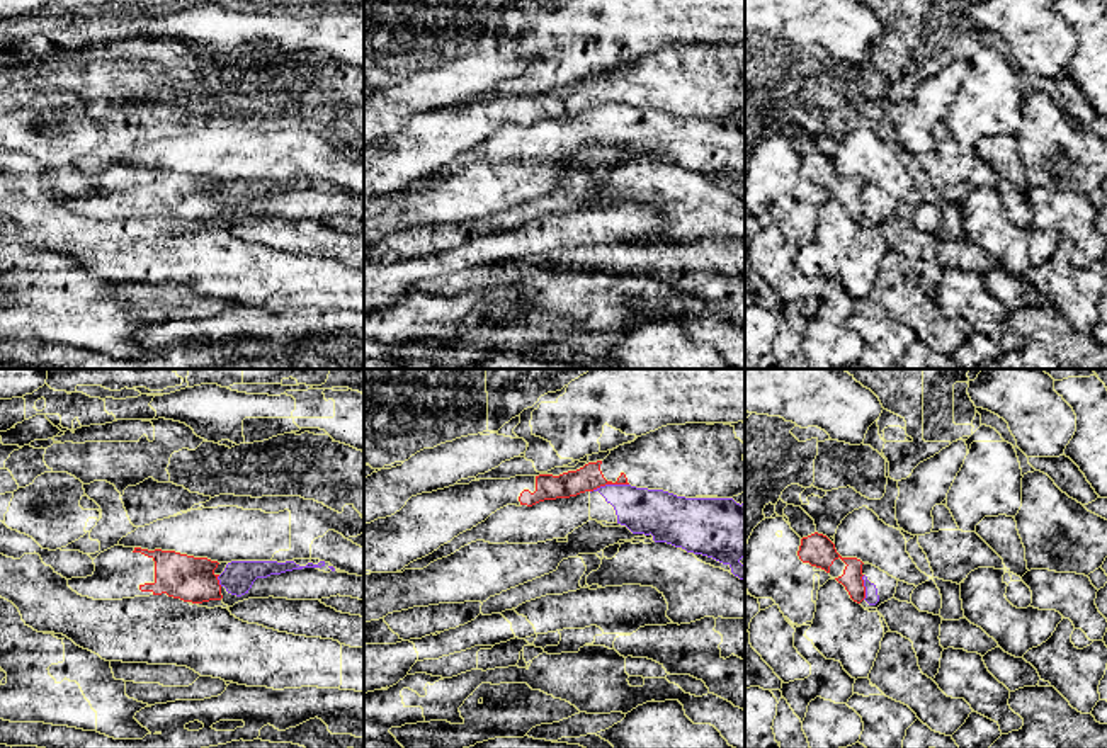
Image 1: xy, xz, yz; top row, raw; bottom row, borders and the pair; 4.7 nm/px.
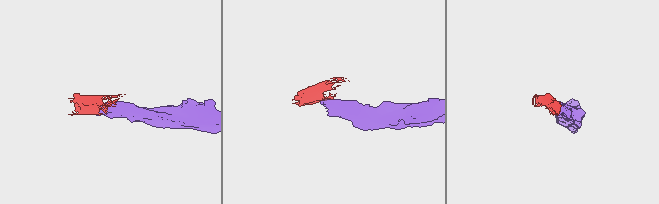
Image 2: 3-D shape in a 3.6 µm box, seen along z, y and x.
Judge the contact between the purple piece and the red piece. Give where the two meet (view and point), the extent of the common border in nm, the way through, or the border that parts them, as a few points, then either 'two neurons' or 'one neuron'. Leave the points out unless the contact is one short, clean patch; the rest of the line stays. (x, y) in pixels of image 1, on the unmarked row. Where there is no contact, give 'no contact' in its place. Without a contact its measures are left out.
meets purple in xz at (609, 104); contact 190 nm long; border along xz (628, 102), (606, 102), (590, 111); two neurons

